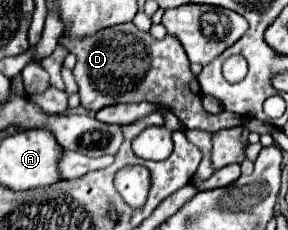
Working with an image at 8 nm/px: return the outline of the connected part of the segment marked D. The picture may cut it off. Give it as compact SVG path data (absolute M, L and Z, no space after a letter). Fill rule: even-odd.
M121 23L87 37L61 37L59 43L77 57L73 75L79 85L81 105L87 111L99 111L117 103L149 101L169 105L185 129L217 133L243 125L243 117L235 113L221 111L219 115L211 115L203 109L197 77L191 73L187 53L175 35L165 35L163 41L157 41L151 33L137 29L133 23Z

